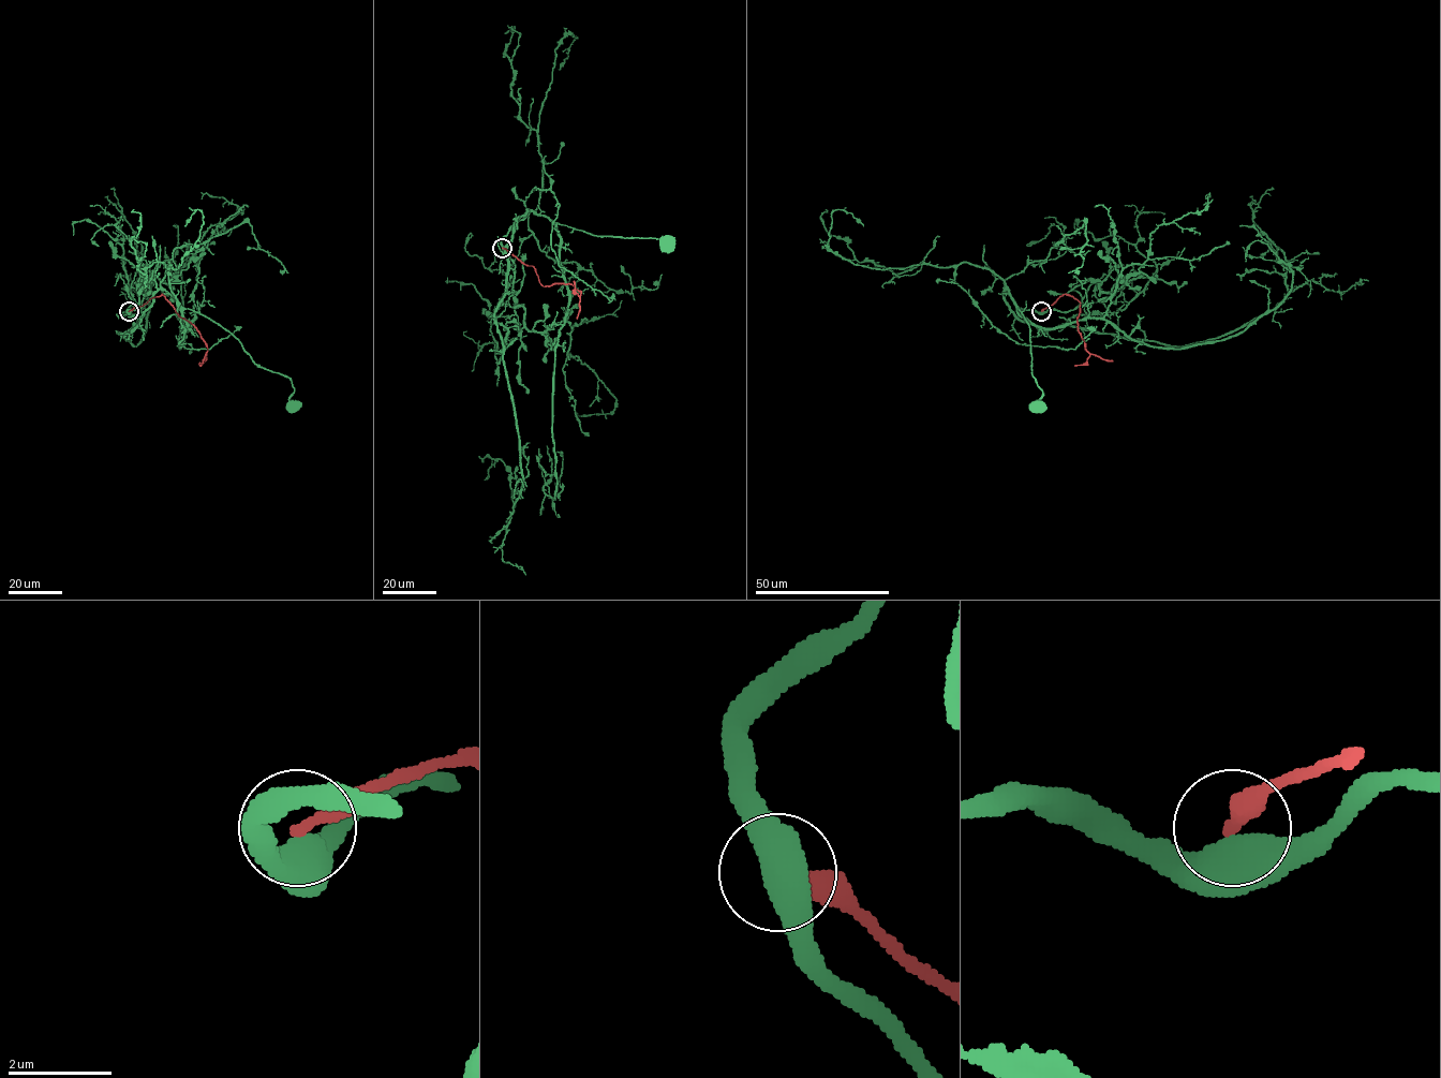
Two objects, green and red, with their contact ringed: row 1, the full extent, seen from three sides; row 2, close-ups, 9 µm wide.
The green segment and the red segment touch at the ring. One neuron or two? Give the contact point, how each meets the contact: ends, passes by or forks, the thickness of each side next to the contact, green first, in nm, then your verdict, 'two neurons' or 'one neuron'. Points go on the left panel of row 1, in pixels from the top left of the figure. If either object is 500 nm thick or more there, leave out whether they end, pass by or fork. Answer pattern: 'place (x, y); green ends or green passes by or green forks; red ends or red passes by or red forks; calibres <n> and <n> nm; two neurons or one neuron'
place (129, 311); green passes by; red ends; calibres 480 and 300 nm; two neurons

